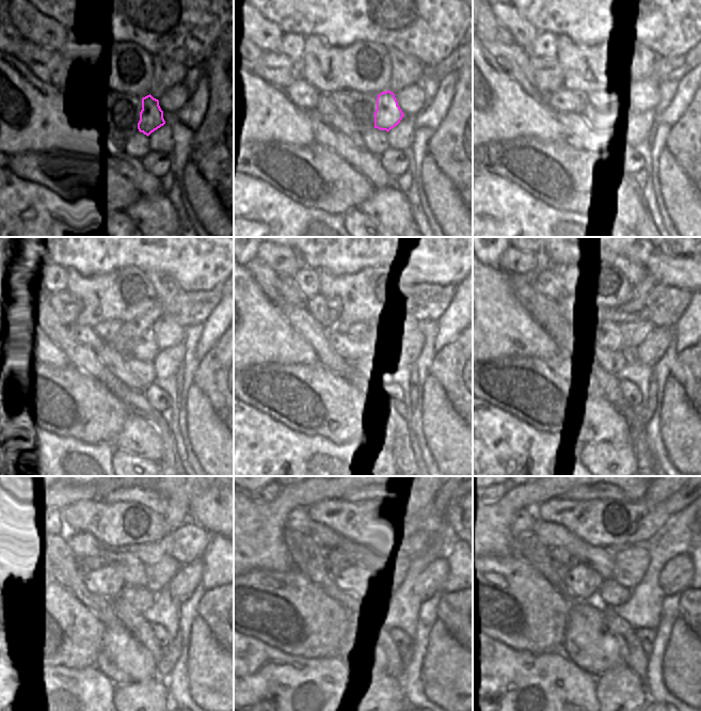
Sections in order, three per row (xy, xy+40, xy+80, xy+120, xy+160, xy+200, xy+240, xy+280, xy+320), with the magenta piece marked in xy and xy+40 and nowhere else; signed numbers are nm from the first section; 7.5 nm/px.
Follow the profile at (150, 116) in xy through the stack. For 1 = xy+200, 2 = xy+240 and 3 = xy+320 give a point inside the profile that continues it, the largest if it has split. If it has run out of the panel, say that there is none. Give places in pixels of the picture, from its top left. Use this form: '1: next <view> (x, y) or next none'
1: next xy+200 (609, 327)
2: next xy+240 (131, 561)
3: next xy+320 (552, 535)

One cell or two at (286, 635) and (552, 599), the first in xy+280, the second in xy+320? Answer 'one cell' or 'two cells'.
one cell

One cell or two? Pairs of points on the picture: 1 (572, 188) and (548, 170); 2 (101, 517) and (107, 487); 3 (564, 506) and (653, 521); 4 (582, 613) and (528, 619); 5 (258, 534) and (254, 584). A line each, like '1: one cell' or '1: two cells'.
1: one cell
2: two cells
3: one cell
4: two cells
5: two cells

